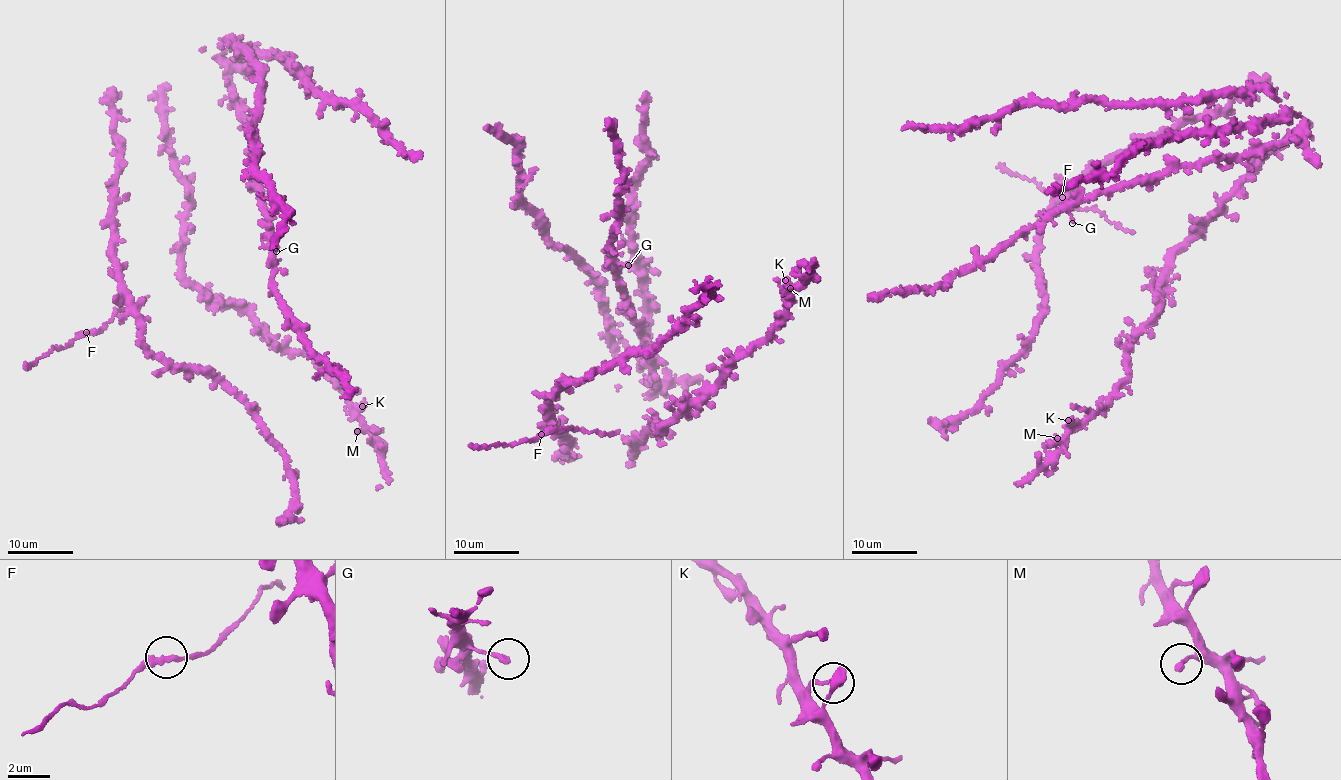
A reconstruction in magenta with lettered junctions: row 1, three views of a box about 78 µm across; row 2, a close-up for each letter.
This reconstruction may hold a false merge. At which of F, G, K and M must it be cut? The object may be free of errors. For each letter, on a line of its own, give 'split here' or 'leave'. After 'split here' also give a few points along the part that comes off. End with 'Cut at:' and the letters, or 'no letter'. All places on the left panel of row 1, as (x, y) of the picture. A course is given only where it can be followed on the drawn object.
F: leave
G: leave
K: leave
M: leave
Cut at: no letter

